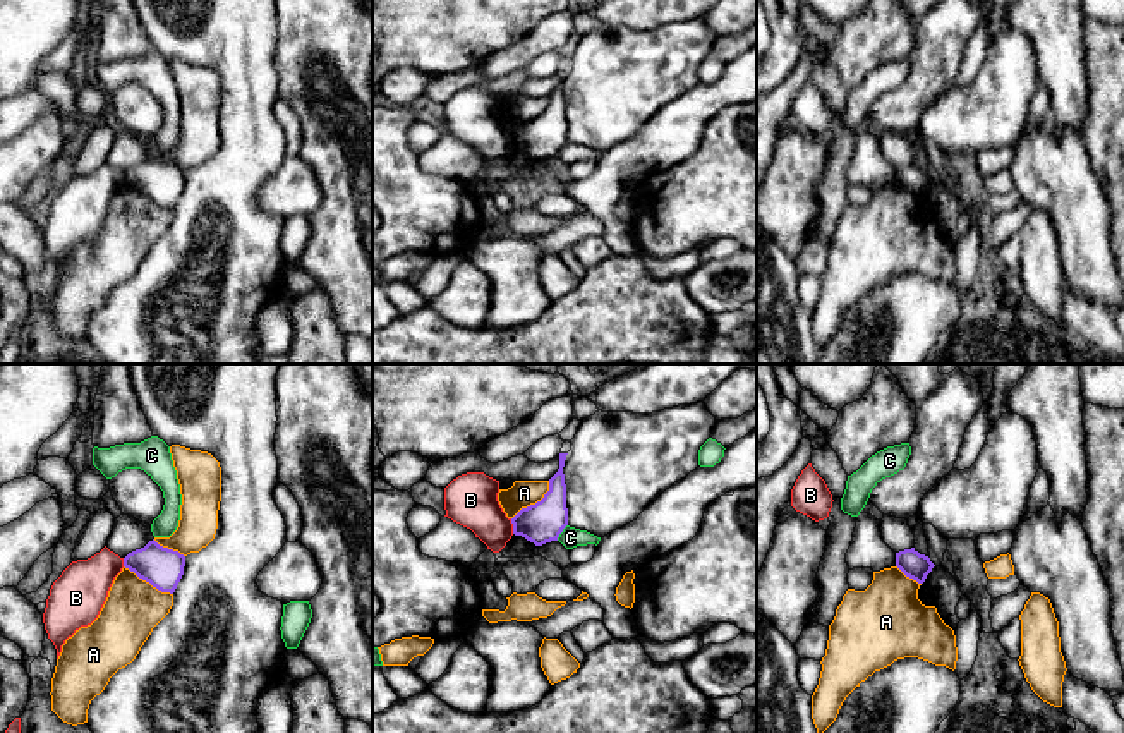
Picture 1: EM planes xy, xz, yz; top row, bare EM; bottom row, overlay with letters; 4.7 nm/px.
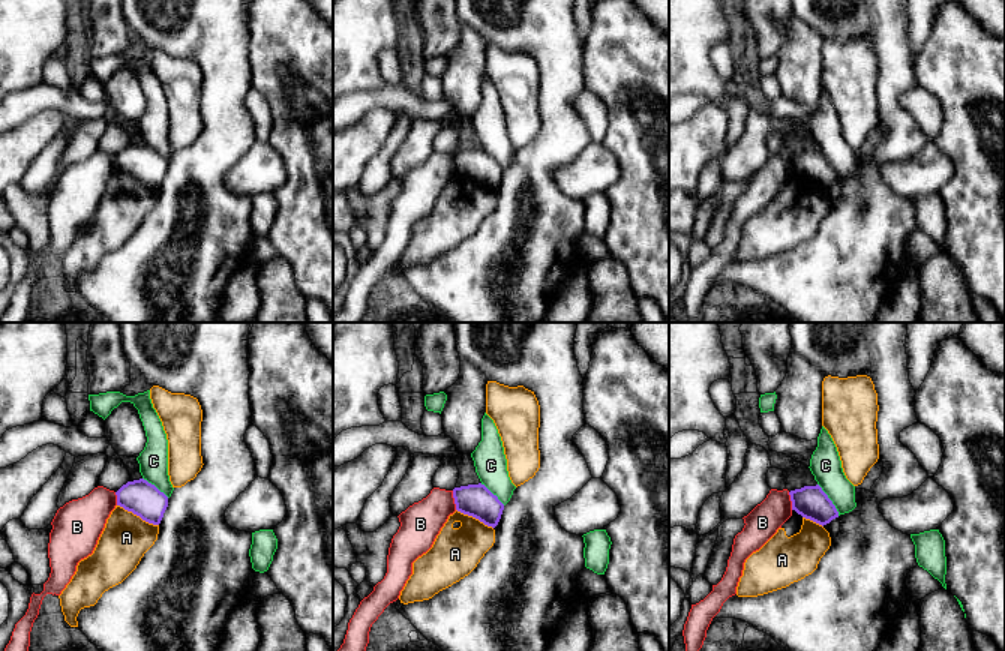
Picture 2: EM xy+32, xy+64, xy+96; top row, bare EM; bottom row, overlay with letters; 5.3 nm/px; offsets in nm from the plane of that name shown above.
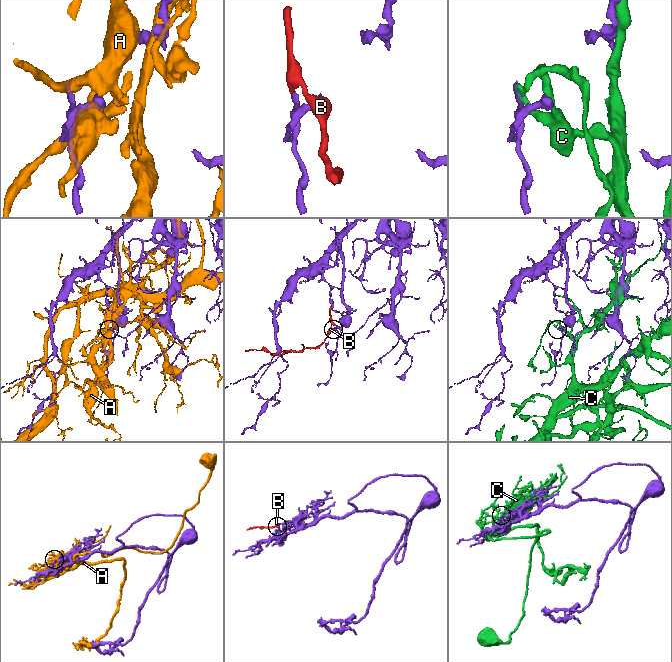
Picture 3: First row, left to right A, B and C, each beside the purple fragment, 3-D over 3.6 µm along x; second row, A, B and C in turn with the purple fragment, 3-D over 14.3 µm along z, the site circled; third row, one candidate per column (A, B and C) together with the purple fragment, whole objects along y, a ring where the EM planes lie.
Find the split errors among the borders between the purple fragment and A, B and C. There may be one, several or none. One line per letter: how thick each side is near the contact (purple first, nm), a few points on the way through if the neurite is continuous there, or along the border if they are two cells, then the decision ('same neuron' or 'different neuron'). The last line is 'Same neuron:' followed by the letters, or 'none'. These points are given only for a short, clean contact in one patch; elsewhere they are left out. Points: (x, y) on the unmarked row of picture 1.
A: calibres 190 and 260 nm; different neuron
B: calibres 190 and 260 nm; border xz (510, 134), (513, 148); different neuron
C: calibres 190 and 100 nm; different neuron
Same neuron: none

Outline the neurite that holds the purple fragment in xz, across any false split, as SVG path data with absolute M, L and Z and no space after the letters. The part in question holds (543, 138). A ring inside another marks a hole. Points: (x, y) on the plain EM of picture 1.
M559 69L559 84L549 94L549 106L541 117L522 124L513 134L513 149L522 151L535 161L558 156L568 141L565 76L568 69Z

